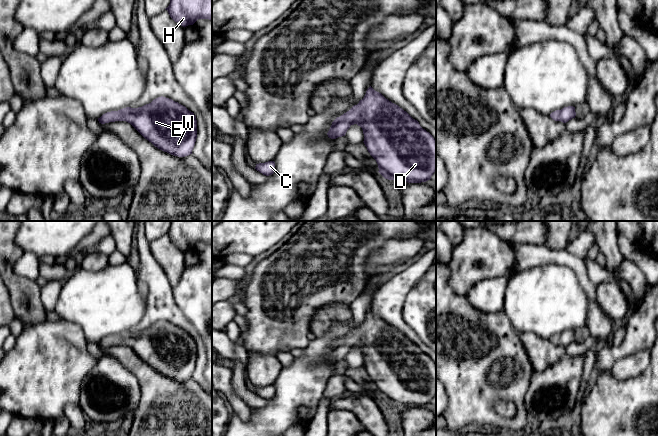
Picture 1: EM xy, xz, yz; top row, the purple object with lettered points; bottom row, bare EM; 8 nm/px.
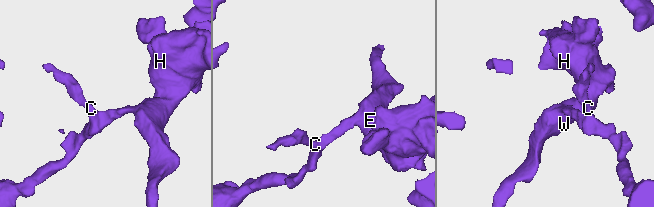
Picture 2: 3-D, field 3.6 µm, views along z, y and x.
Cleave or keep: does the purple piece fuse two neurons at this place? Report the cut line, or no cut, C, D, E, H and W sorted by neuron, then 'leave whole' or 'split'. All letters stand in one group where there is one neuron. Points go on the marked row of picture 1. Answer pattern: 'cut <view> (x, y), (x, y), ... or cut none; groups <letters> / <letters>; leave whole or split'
cut none; groups C D E H W; leave whole

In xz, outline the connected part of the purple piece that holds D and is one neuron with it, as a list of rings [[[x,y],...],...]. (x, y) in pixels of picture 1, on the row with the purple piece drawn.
[[[371,86],[357,105],[349,111],[337,117],[327,133],[331,139],[345,136],[351,125],[357,124],[363,130],[364,144],[370,155],[376,160],[379,173],[388,180],[401,180],[408,183],[421,183],[431,179],[436,171],[436,140],[423,129],[419,122],[413,119],[406,111],[398,105],[386,99],[381,93],[375,91]]]

